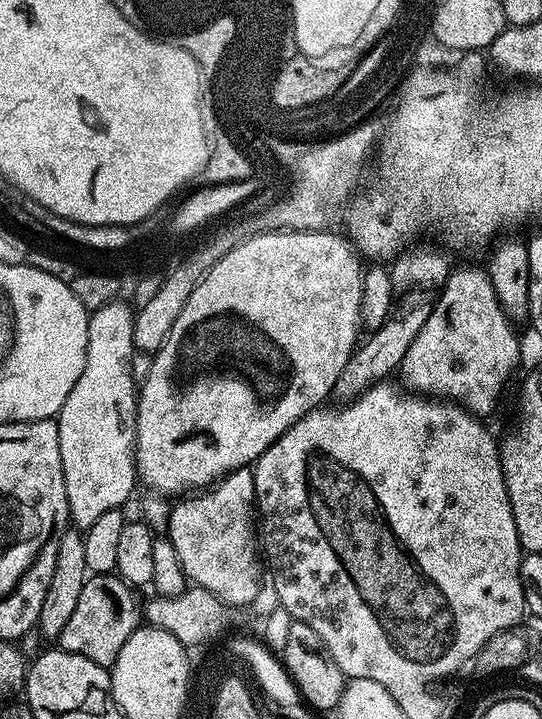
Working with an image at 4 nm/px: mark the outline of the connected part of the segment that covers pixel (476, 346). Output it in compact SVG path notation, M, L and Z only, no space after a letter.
M483 267L480 268L460 268L449 271L448 279L444 281L439 289L438 295L435 297L432 309L430 310L430 318L426 318L426 322L422 325L422 330L418 330L418 338L414 338L414 342L410 342L410 350L406 350L406 358L402 358L398 369L399 379L402 381L403 387L417 393L427 394L432 398L447 398L457 404L461 404L467 412L481 418L488 418L488 415L496 408L496 403L500 400L500 395L504 392L504 387L508 384L508 379L512 376L512 371L516 368L516 363L520 360L520 340L516 337L513 321L508 319L508 315L502 310L502 306L498 302L498 294L494 294L494 286L490 282L487 271Z

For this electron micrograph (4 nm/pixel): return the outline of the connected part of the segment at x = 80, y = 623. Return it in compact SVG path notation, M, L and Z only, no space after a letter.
M115 574L106 576L89 575L88 580L82 586L82 594L78 597L74 614L62 626L58 647L63 652L70 654L82 654L82 658L90 658L90 662L98 662L103 668L111 669L112 663L118 658L118 650L126 646L126 638L134 634L134 630L142 624L142 604L136 601L133 585L127 584Z

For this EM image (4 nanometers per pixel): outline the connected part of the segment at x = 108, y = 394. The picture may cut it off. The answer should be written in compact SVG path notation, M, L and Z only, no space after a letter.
M113 302L95 309L88 317L88 341L86 342L86 362L82 374L78 374L78 382L74 382L74 390L70 390L70 394L66 394L66 402L58 415L55 417L58 426L58 450L62 454L62 474L66 482L66 498L68 499L68 515L71 523L75 527L83 530L94 526L96 519L101 514L106 514L106 510L114 510L115 508L123 509L124 503L132 496L132 491L138 485L138 477L136 474L136 401L138 399L138 378L132 373L132 357L137 355L138 349L134 342L134 312L127 303Z

